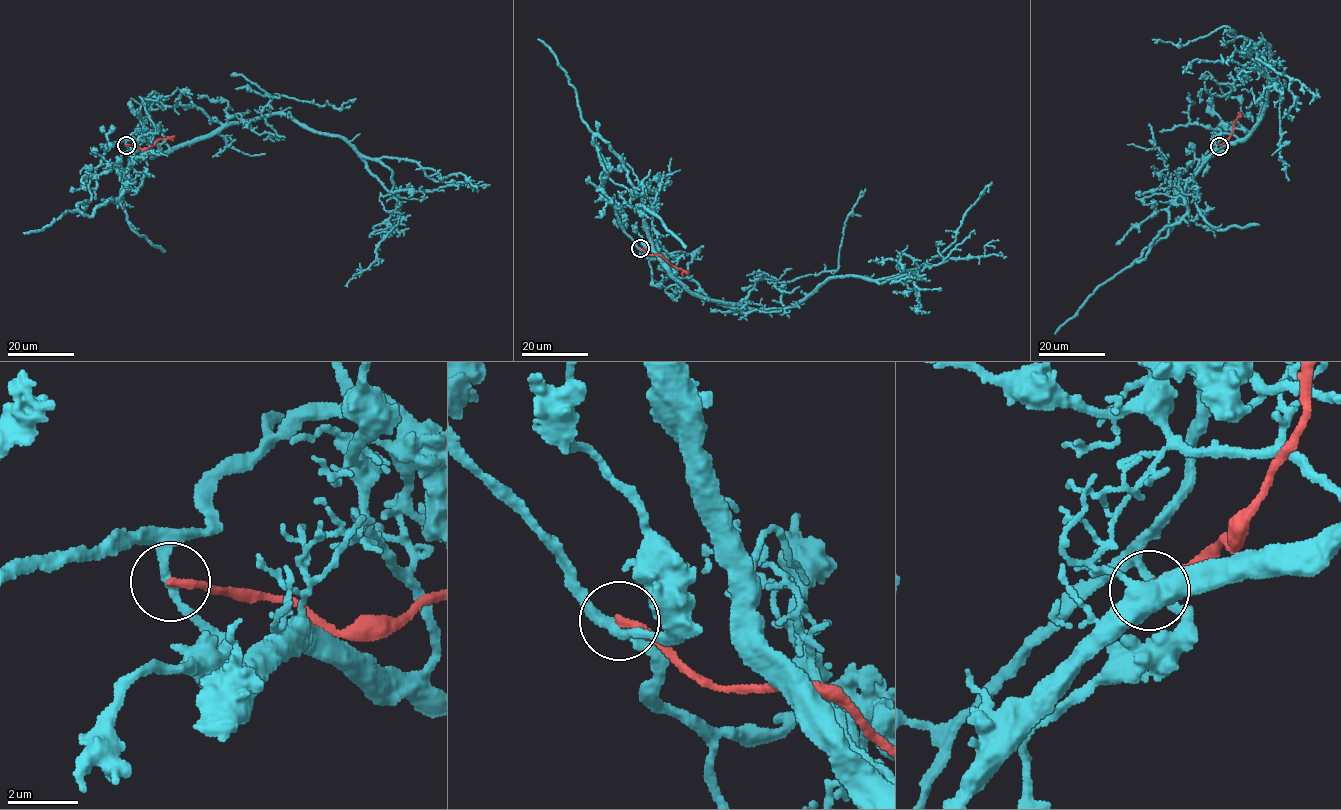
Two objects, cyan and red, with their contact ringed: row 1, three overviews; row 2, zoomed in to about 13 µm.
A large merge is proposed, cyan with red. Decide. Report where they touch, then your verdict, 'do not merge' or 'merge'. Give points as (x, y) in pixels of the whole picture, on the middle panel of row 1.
at (640, 248); do not merge

